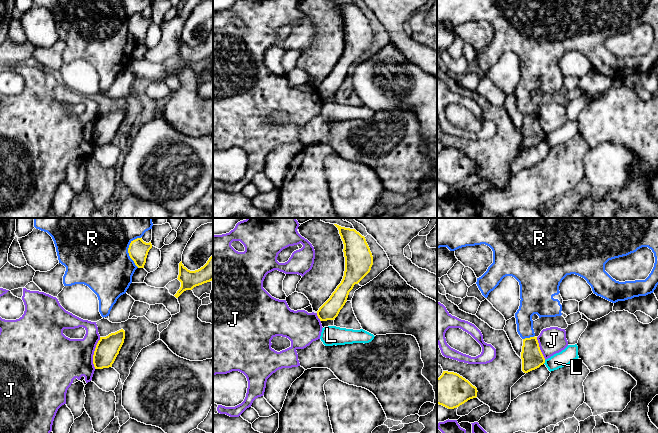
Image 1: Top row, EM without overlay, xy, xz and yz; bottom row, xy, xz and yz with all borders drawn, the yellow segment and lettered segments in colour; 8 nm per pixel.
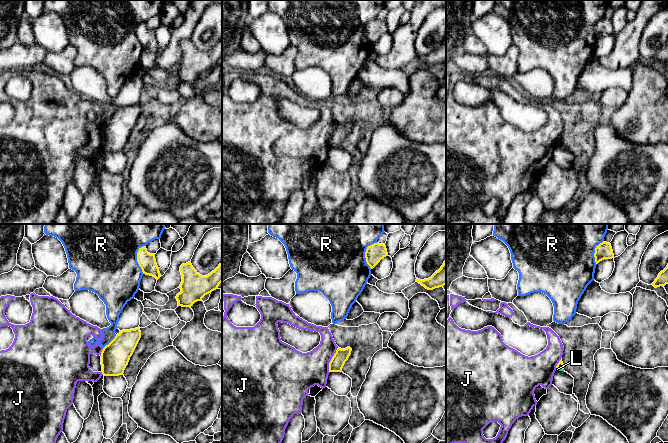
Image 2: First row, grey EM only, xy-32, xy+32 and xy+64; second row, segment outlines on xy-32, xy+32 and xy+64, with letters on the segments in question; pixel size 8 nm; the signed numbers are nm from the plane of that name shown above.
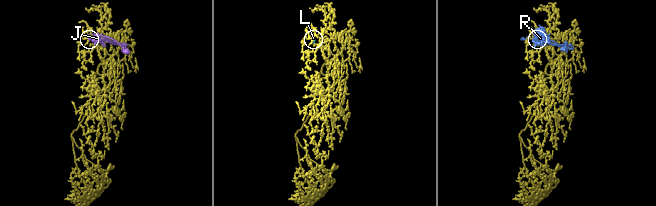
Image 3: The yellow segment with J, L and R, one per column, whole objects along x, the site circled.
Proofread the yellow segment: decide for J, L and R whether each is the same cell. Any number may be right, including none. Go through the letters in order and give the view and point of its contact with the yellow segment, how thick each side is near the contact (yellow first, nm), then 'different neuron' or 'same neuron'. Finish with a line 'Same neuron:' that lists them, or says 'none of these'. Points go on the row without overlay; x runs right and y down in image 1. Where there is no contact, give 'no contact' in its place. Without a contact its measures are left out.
J: xy (94, 129) | 190/340 nm | different neuron
L: yz (544, 138) | 180/120 nm | different neuron
R: xy (128, 26) | 160/480 nm | different neuron
Same neuron: none of these

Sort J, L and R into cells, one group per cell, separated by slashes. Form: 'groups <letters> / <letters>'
groups J / L / R

